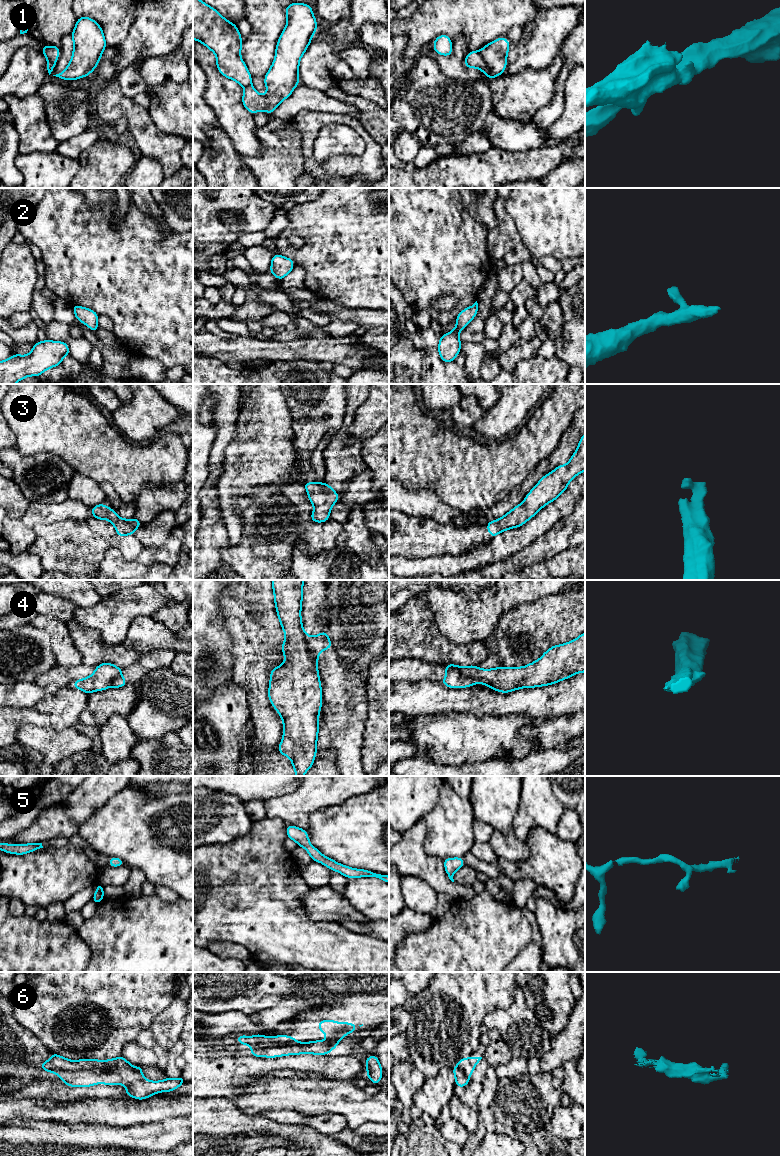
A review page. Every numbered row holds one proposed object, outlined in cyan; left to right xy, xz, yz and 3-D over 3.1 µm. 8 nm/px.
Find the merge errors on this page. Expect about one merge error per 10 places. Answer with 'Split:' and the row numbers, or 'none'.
Split: 1, 4

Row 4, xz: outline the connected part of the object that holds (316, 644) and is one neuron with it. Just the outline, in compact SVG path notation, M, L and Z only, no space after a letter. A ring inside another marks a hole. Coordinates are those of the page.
M304 630L304 634L308 649L311 655L315 658L316 663L318 663L319 654L325 649L333 648L328 633L327 631L322 631L319 635L308 636Z

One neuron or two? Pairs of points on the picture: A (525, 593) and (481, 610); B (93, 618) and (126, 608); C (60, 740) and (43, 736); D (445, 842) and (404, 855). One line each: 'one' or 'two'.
A: one
B: one
C: one
D: two

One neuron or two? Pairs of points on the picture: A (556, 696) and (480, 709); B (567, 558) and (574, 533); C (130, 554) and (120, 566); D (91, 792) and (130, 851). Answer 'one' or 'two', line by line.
A: one
B: two
C: two
D: two

